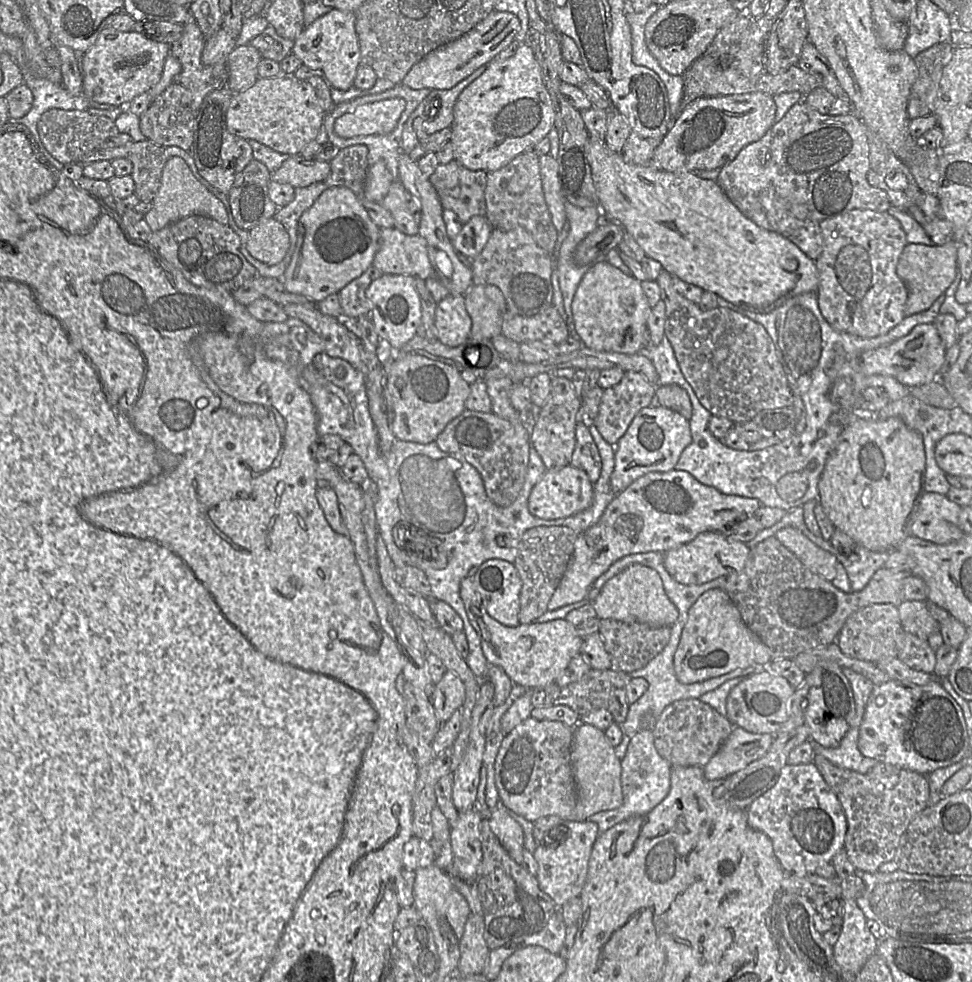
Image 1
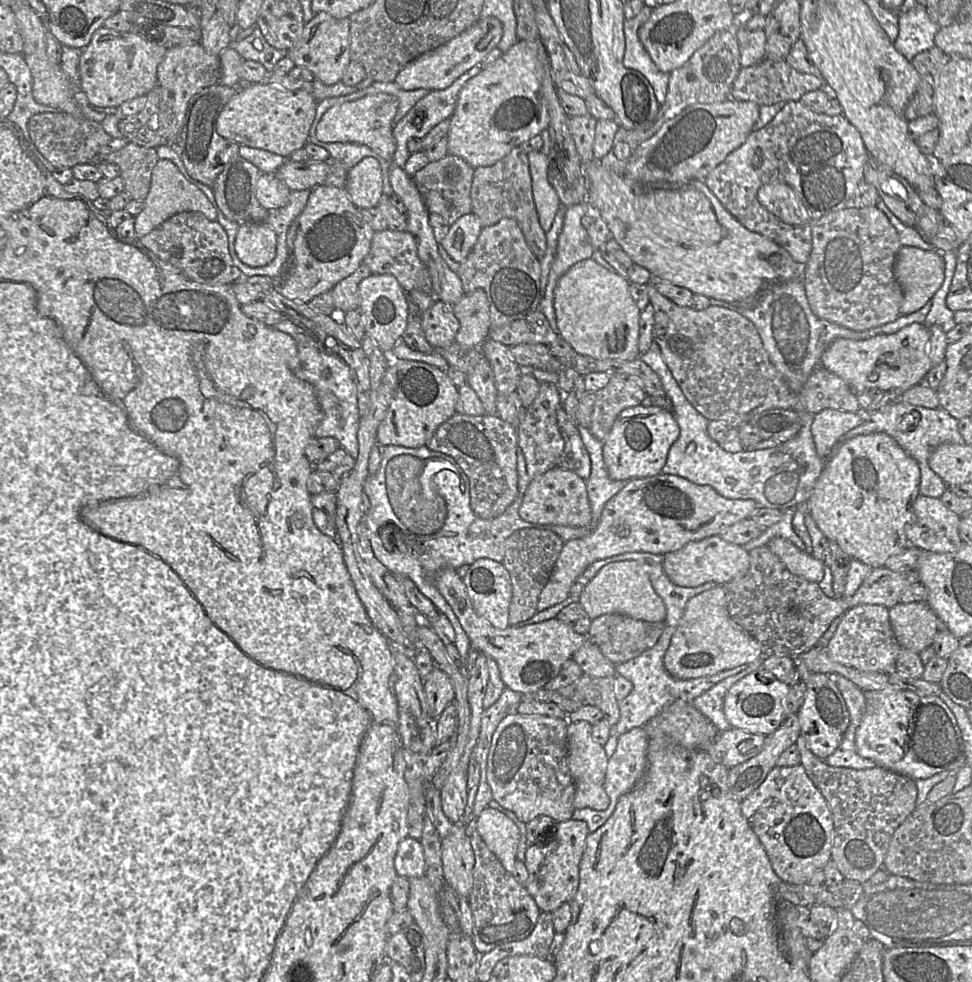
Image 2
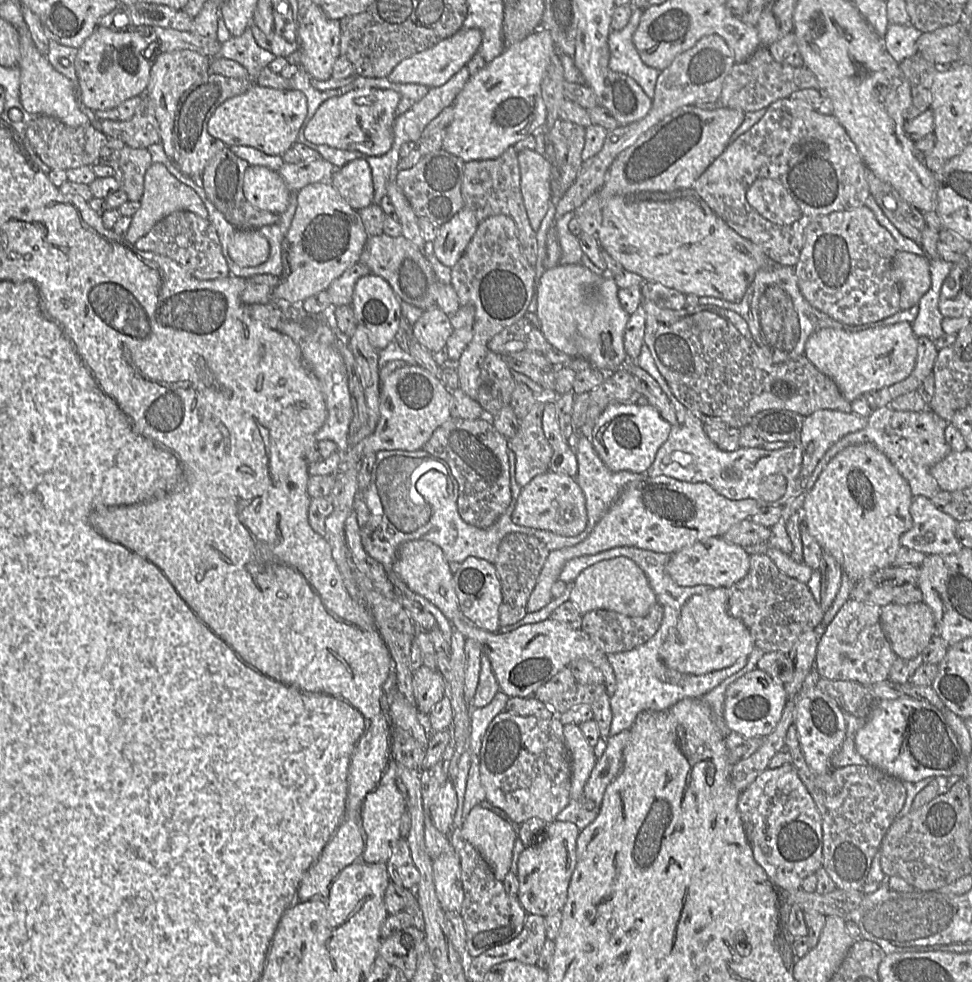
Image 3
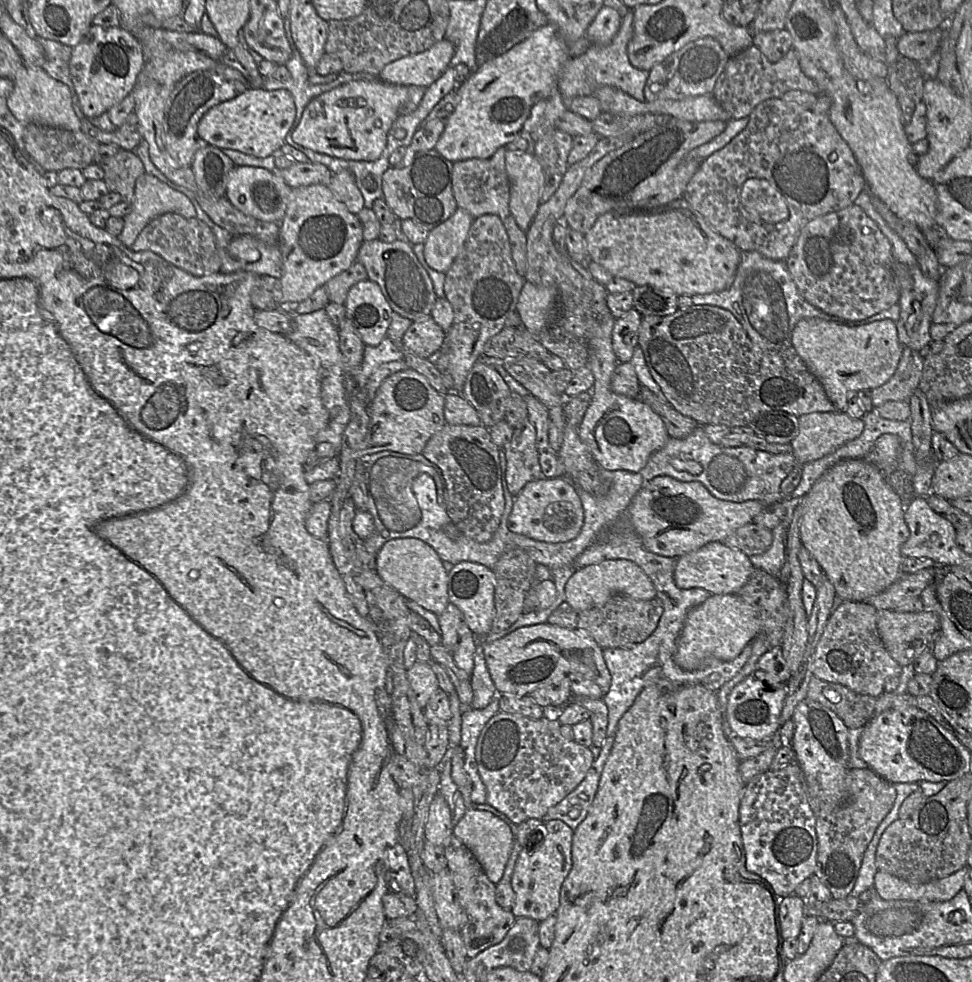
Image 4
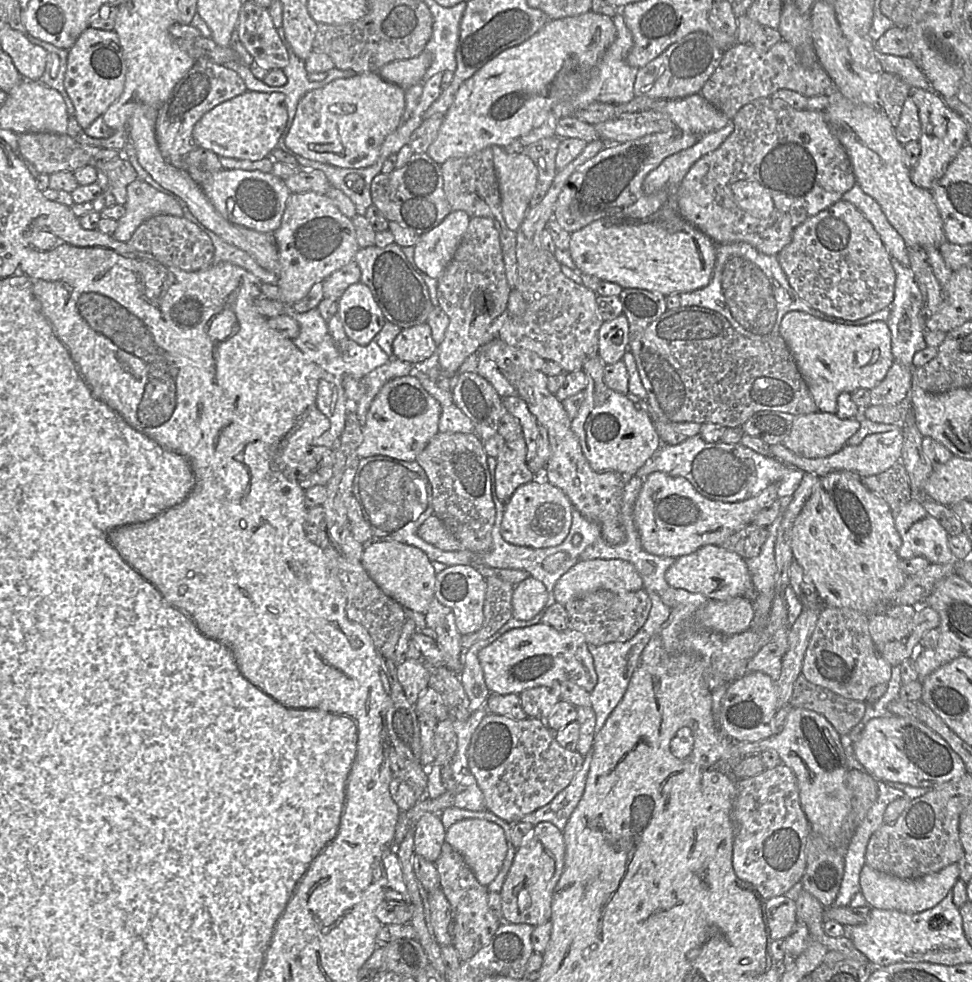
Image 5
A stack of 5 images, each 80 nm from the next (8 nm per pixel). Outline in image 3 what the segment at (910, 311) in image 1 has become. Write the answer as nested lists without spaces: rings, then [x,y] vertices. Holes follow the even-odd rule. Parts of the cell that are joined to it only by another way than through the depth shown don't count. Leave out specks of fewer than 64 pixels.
[[[897,251],[892,269],[894,280],[900,288],[900,309],[911,309],[931,286],[930,258]]]

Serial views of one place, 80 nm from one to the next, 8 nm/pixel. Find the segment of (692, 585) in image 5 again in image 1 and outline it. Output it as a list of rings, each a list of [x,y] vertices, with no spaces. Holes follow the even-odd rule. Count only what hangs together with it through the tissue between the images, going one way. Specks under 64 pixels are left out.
[[[707,531],[692,541],[663,554],[663,564],[677,582],[684,585],[701,585],[719,577],[730,577],[741,572],[747,562],[750,548],[746,543],[728,540],[721,532]]]

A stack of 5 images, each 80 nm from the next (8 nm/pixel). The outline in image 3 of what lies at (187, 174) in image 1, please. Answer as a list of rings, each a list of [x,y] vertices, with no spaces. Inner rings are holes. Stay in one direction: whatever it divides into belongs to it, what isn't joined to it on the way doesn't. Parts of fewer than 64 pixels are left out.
[[[152,163],[144,177],[144,192],[140,208],[131,217],[131,224],[124,239],[131,244],[146,235],[160,220],[176,211],[190,211],[203,219],[208,218],[208,211],[197,192],[179,181],[162,163]]]

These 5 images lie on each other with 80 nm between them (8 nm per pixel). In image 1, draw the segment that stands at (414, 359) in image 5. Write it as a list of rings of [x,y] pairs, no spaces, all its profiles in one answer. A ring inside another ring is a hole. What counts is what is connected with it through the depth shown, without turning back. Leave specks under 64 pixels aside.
[[[448,295],[436,307],[434,338],[448,347],[465,344],[471,331],[471,318],[465,308],[465,296]]]

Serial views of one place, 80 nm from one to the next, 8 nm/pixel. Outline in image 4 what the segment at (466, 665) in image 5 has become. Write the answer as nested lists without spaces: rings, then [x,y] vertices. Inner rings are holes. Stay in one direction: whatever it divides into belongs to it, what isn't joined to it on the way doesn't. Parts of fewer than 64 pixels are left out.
[[[501,631],[478,637],[479,641],[474,655],[474,668],[470,675],[470,684],[473,691],[471,708],[473,709],[485,708],[498,695],[486,664],[483,644],[493,642],[504,636],[506,636],[506,633]]]

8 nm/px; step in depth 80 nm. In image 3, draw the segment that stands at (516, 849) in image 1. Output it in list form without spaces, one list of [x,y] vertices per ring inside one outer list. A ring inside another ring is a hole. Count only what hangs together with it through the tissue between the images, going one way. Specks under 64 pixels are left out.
[[[476,805],[464,818],[461,827],[455,830],[458,830],[460,836],[469,842],[485,859],[495,878],[503,881],[506,892],[510,896],[517,897],[519,888],[517,873],[508,873],[512,864],[513,850],[517,838],[513,827],[493,811],[483,808],[481,805]]]

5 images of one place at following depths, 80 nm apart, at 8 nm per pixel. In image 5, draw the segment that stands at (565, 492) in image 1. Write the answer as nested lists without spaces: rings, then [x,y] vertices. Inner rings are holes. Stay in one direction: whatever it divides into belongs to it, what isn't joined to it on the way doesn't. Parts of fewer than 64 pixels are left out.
[[[544,479],[520,486],[505,503],[501,522],[503,539],[513,545],[548,548],[561,544],[568,536],[574,507],[567,495]]]

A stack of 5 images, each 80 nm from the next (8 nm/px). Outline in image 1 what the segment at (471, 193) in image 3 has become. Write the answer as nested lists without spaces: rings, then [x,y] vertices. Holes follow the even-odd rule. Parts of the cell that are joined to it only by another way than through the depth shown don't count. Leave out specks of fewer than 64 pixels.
[[[522,153],[499,170],[487,172],[485,217],[493,229],[524,228],[545,252],[552,254],[558,231],[545,202],[540,176],[539,157]]]

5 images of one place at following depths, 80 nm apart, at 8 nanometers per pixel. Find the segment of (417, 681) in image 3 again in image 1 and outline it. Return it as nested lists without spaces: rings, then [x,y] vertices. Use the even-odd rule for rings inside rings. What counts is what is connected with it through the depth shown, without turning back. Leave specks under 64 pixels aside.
[[[447,671],[442,679],[433,685],[431,699],[437,719],[444,723],[452,714],[460,710],[465,701],[465,685],[452,671]]]

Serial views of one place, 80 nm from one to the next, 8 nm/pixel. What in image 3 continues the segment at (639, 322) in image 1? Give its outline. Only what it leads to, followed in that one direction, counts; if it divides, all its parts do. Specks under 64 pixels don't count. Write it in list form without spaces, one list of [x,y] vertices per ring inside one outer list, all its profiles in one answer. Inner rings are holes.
[[[578,263],[546,270],[535,285],[536,315],[547,341],[570,357],[582,357],[603,373],[615,373],[628,359],[624,332],[628,314],[620,304],[613,276],[598,275]]]

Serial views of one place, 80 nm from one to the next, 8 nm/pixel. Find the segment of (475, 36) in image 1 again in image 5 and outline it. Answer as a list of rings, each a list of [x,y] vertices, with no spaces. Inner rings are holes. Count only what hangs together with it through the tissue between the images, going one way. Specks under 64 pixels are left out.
[[[424,51],[414,58],[389,63],[380,69],[378,74],[384,80],[406,90],[416,84],[423,84],[425,73],[432,60],[432,55]]]

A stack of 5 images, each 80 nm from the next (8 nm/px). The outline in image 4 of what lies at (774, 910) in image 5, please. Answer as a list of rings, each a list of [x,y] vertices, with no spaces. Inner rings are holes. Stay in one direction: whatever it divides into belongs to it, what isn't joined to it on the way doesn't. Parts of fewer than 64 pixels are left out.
[[[791,895],[779,898],[777,903],[777,925],[781,940],[796,939],[802,927],[805,900]]]

